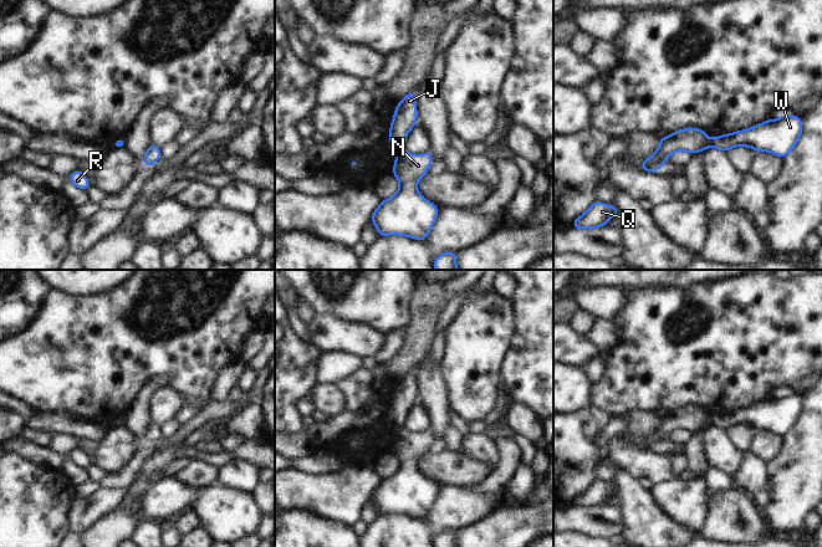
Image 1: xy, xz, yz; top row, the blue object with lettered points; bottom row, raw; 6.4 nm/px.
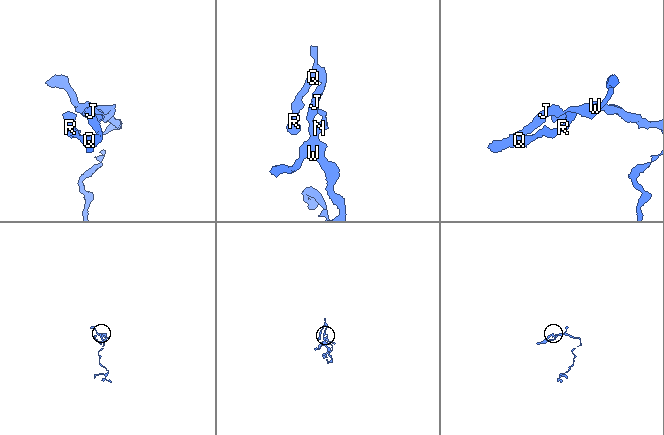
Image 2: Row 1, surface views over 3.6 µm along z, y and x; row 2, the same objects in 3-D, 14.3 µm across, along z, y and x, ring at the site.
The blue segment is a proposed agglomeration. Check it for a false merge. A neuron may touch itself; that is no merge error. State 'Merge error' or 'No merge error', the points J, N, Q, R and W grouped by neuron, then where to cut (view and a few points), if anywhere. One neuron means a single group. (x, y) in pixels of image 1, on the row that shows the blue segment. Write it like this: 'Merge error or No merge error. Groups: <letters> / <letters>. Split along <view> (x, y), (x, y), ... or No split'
Merge error. Groups: J Q R / N W. Split along xz (403, 148), (397, 153).

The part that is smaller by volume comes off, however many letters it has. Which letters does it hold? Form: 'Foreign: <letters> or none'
Foreign: J, Q, R

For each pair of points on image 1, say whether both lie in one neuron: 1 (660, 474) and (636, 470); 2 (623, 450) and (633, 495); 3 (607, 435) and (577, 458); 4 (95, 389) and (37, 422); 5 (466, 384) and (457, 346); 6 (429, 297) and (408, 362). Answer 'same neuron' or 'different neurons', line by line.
1: same neuron
2: different neurons
3: different neurons
4: different neurons
5: same neuron
6: same neuron

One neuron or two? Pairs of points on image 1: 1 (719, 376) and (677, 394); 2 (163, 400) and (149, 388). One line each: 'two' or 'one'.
1: one
2: two

